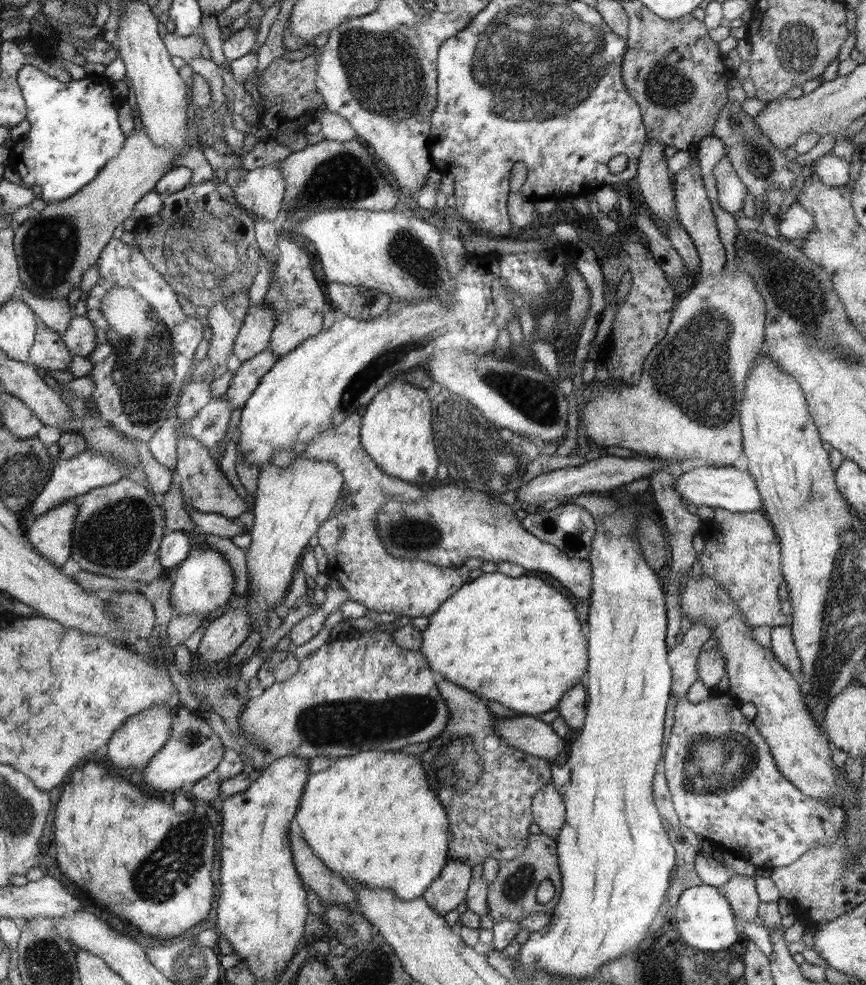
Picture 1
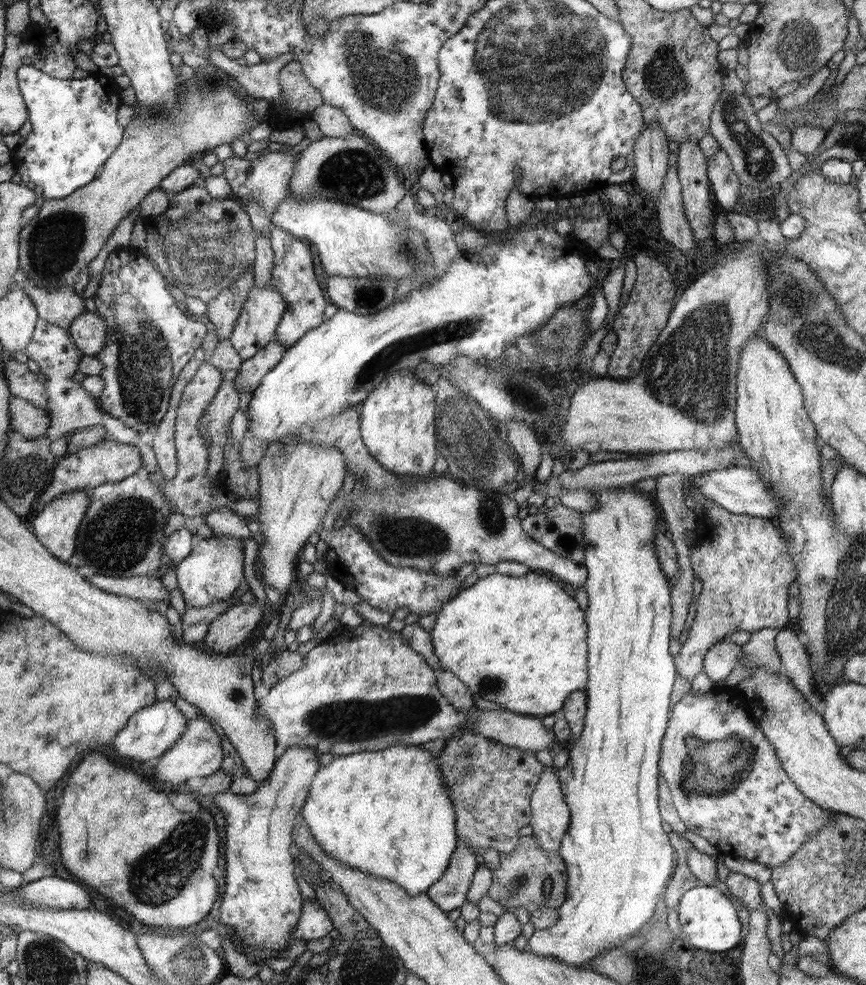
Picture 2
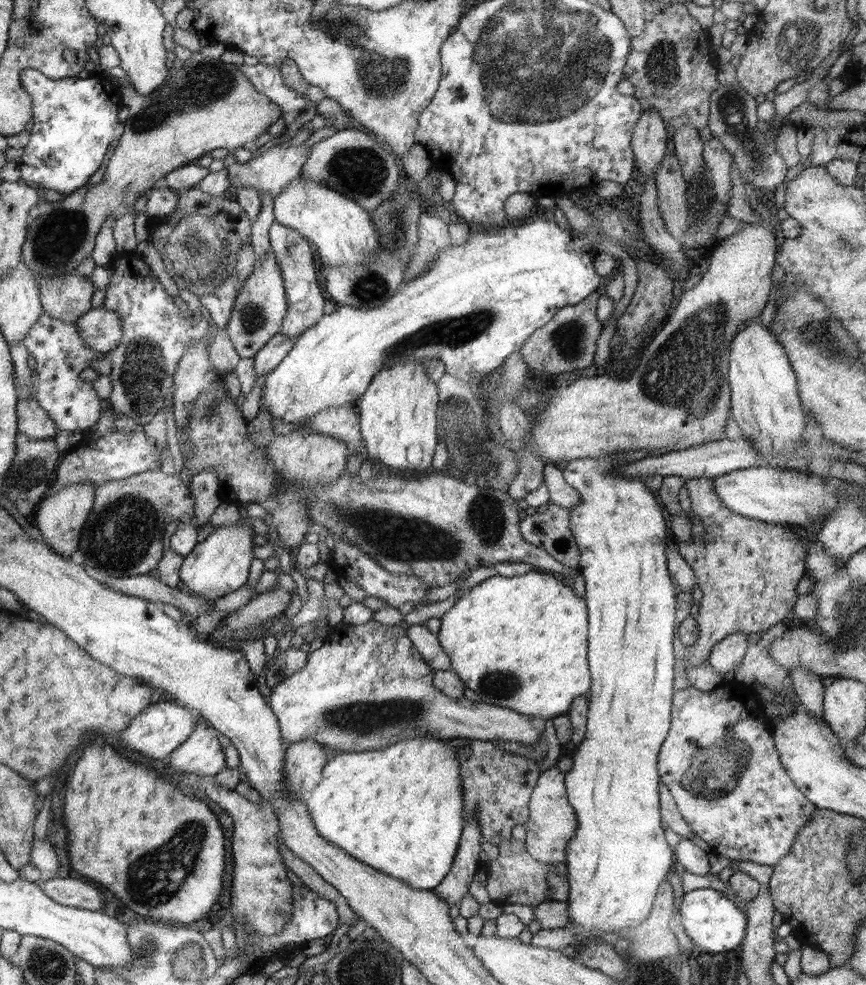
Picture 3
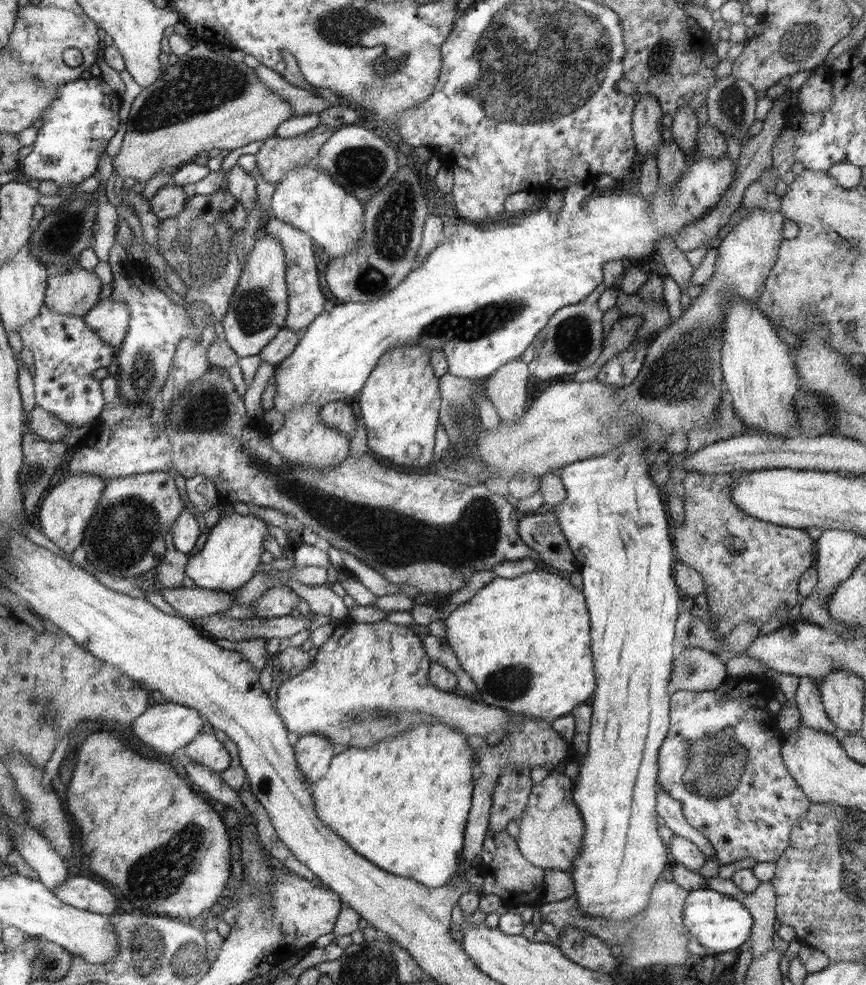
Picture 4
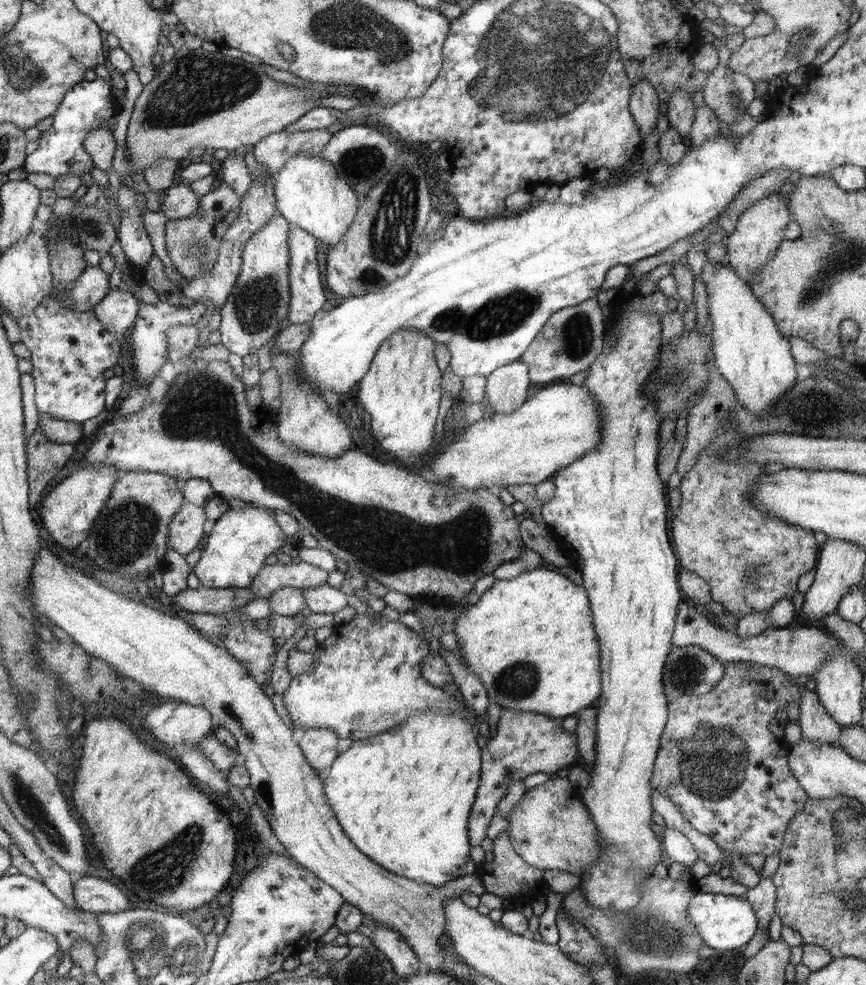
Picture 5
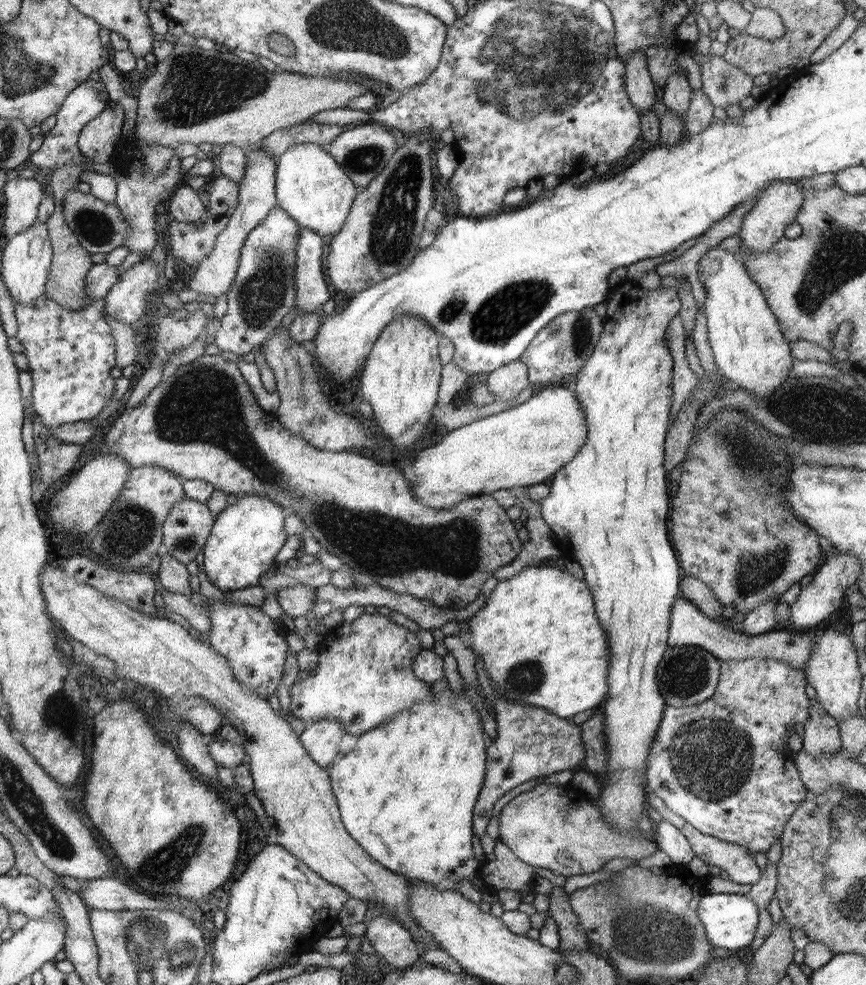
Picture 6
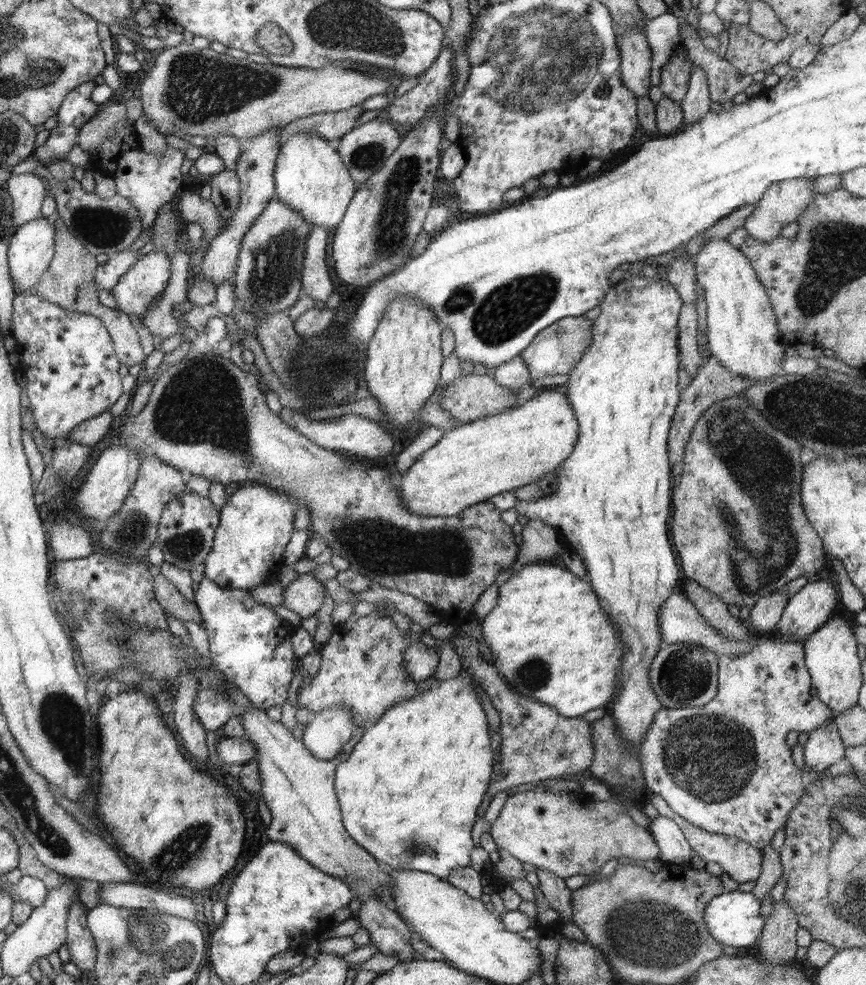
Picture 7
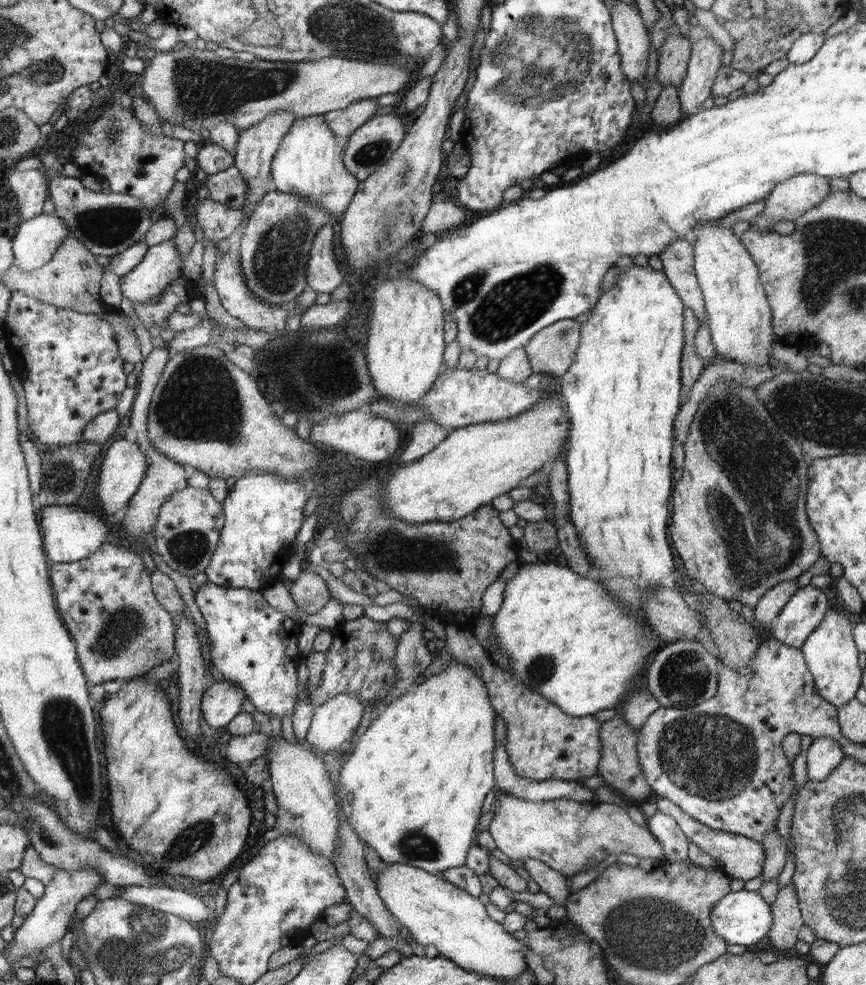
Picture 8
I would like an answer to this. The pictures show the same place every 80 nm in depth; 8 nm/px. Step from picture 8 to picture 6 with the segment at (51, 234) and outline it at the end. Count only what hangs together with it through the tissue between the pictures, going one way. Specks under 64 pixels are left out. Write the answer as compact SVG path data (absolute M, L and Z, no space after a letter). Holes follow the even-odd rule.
M47 223L31 226L13 236L1 248L1 275L6 288L16 304L31 304L45 296L46 281L52 266L53 247L47 231Z

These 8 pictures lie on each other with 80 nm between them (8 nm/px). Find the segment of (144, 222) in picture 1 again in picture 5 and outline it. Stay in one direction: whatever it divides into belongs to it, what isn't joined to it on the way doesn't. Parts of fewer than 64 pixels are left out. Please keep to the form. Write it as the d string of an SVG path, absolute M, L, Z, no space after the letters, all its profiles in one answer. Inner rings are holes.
M220 181L215 183L212 192L199 197L197 209L191 216L167 220L165 240L168 256L185 281L198 278L215 267L223 237L239 217L241 209L239 193L234 192L228 183Z

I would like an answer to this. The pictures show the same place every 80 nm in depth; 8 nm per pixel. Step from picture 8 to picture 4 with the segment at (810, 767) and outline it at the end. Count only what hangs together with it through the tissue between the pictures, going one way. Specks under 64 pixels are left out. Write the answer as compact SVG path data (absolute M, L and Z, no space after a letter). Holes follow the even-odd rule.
M811 676L799 677L796 704L802 716L801 722L814 730L821 730L839 737L840 732L835 728L833 722L829 720L829 716L823 707L819 681Z

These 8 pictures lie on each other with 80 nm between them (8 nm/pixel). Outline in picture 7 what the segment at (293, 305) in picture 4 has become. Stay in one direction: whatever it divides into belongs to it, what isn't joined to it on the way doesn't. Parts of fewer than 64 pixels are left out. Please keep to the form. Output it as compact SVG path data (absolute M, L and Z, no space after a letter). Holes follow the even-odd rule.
M315 227L306 238L306 250L302 270L302 296L325 302L334 292L334 276L328 262L328 239L332 232Z

